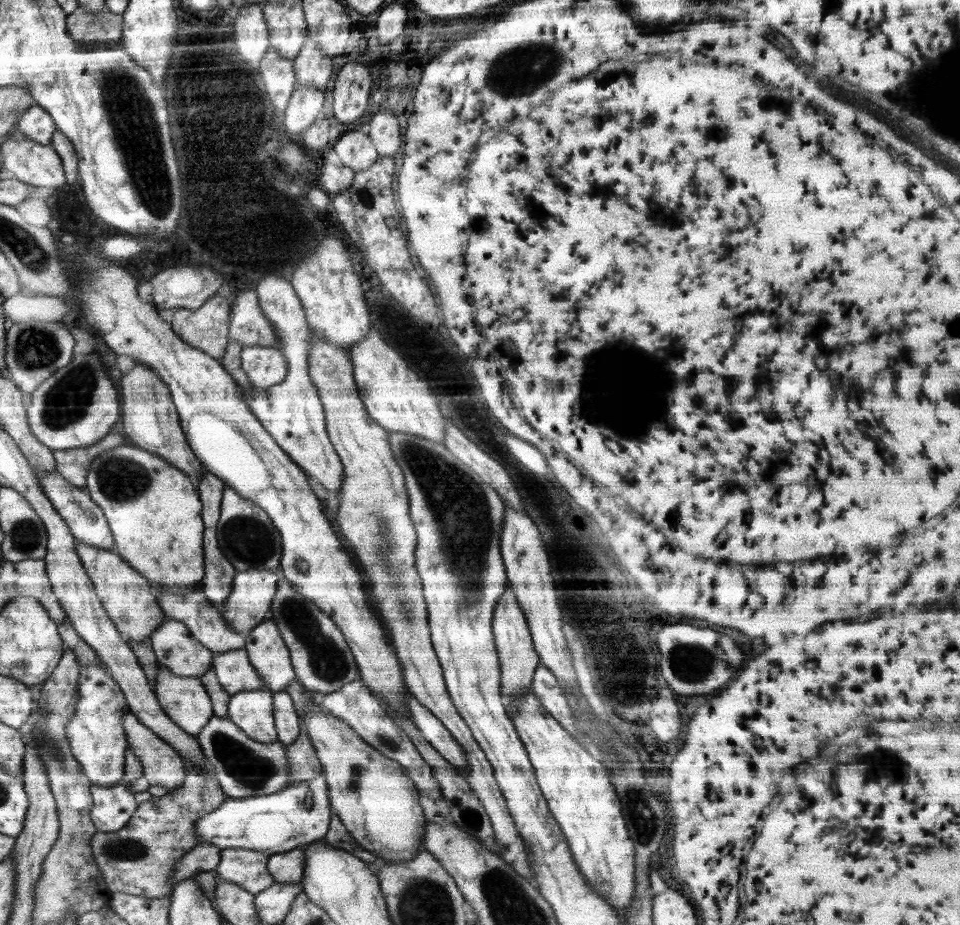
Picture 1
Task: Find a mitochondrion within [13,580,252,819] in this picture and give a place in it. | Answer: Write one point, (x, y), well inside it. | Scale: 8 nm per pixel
(54, 752)

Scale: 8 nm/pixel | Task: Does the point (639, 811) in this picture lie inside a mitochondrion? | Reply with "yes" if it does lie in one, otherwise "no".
yes

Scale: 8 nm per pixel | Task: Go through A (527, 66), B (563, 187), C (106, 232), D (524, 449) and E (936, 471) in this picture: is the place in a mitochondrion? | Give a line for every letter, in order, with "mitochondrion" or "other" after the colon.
A: mitochondrion
B: other
C: other
D: other
E: other

